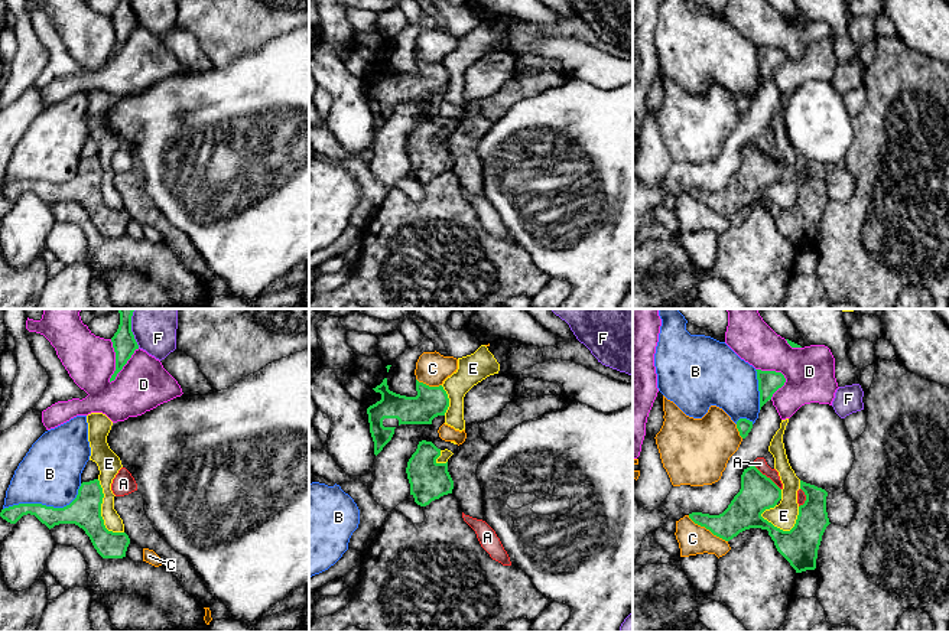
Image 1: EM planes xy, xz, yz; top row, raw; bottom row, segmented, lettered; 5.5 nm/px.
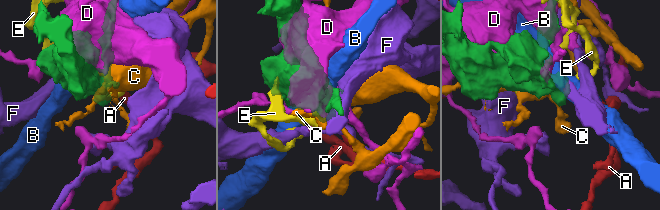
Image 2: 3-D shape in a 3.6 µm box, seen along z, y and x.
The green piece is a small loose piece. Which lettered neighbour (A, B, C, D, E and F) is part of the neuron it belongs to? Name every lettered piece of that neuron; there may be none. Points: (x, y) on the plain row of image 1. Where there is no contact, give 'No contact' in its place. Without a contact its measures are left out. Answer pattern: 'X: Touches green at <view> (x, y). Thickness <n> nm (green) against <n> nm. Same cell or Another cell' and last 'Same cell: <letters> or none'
A: Touches green at yz (766, 153). Thickness 200 nm (green) against 70 nm. Another cell
B: Touches green at xy (45, 182). Thickness 180 nm (green) against 340 nm. Another cell
C: Touches green at yz (708, 205). Thickness 190 nm (green) against 170 nm. Another cell
D: Touches green at xy (124, 41). Thickness 130 nm (green) against 280 nm. Another cell
E: Touches green at yz (786, 208). Thickness 200 nm (green) against 140 nm. Another cell
F: Touches green at xy (133, 12). Thickness 130 nm (green) against 190 nm. Another cell
Same cell: none

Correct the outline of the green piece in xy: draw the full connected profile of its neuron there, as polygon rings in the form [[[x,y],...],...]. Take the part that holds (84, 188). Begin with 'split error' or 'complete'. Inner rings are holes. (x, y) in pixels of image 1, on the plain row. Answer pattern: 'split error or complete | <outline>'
split error | [[[98,156],[82,159],[77,175],[64,185],[42,180],[19,180],[1,186],[0,193],[16,201],[23,192],[35,192],[49,206],[59,201],[75,201],[85,208],[103,235],[123,235],[133,218],[142,225],[153,227],[173,250],[185,268],[204,284],[211,283],[212,271],[194,247],[188,235],[176,229],[153,205],[144,188],[144,176],[139,167],[114,173],[114,186],[124,201],[123,209],[108,208],[101,193],[103,164]]]

